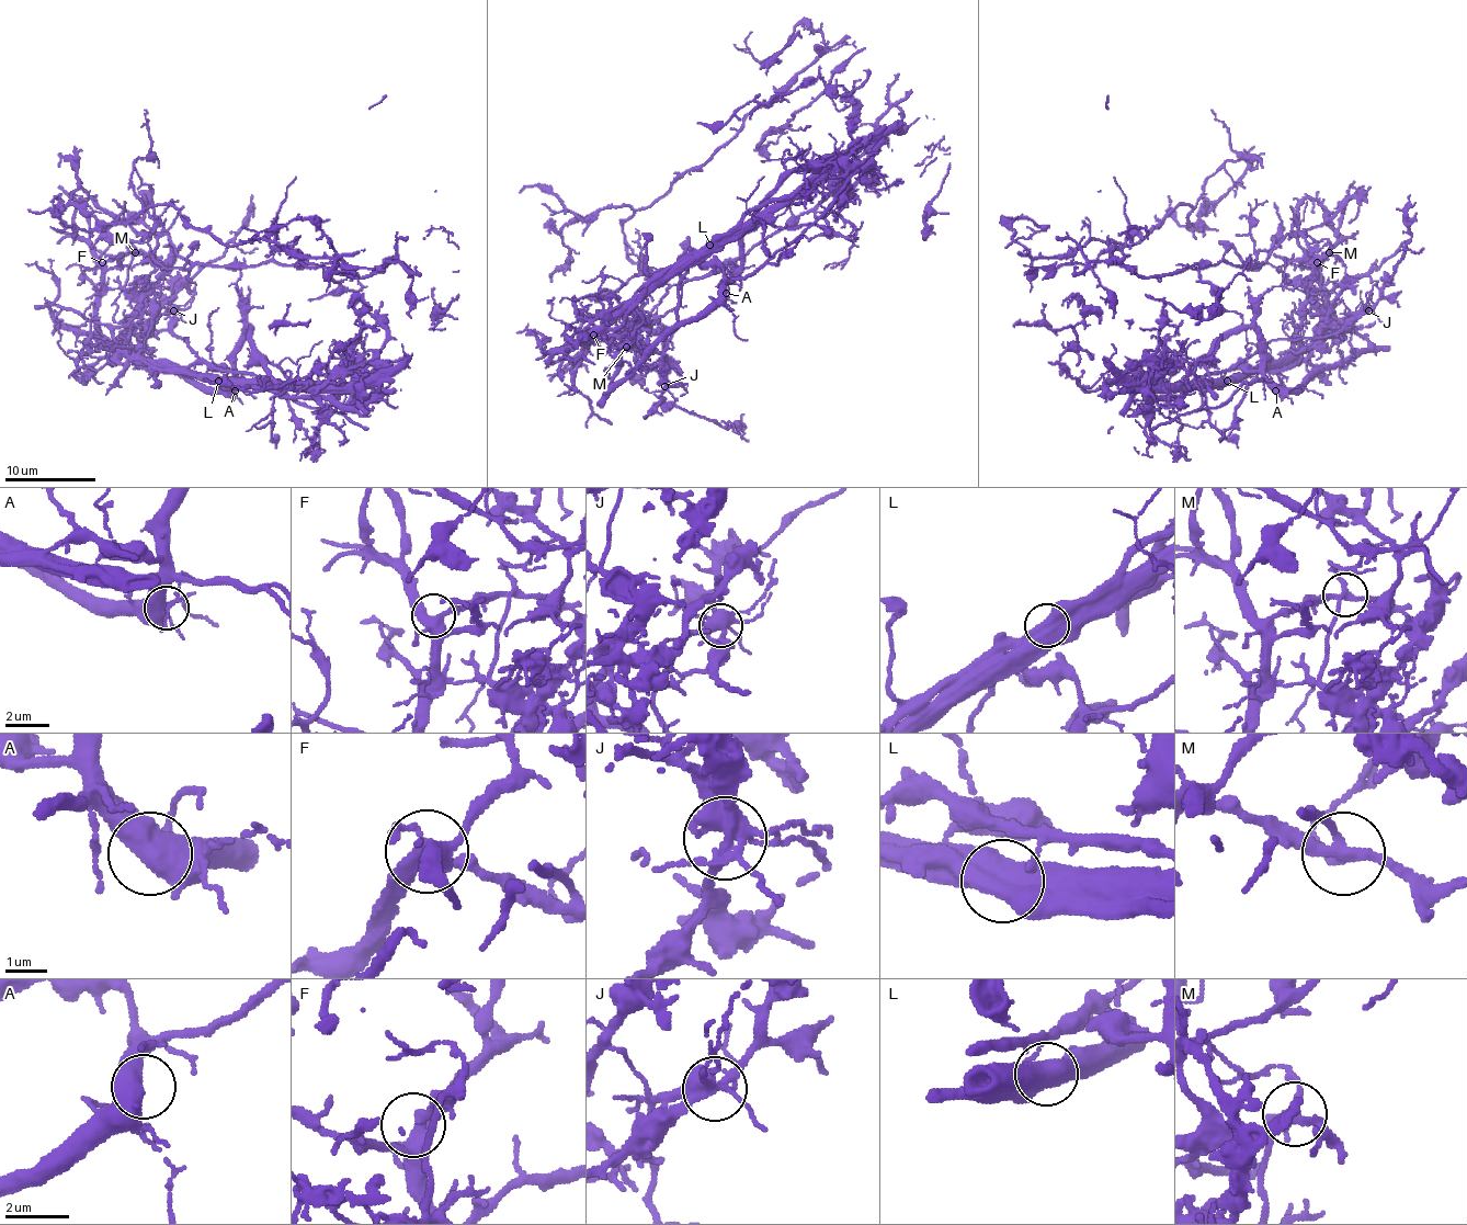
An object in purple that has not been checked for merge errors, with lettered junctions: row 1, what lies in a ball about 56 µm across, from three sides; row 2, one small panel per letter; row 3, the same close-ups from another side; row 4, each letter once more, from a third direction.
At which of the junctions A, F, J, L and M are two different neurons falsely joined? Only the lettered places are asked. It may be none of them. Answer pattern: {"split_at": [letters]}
{"split_at": ["J", "L", "M"]}

